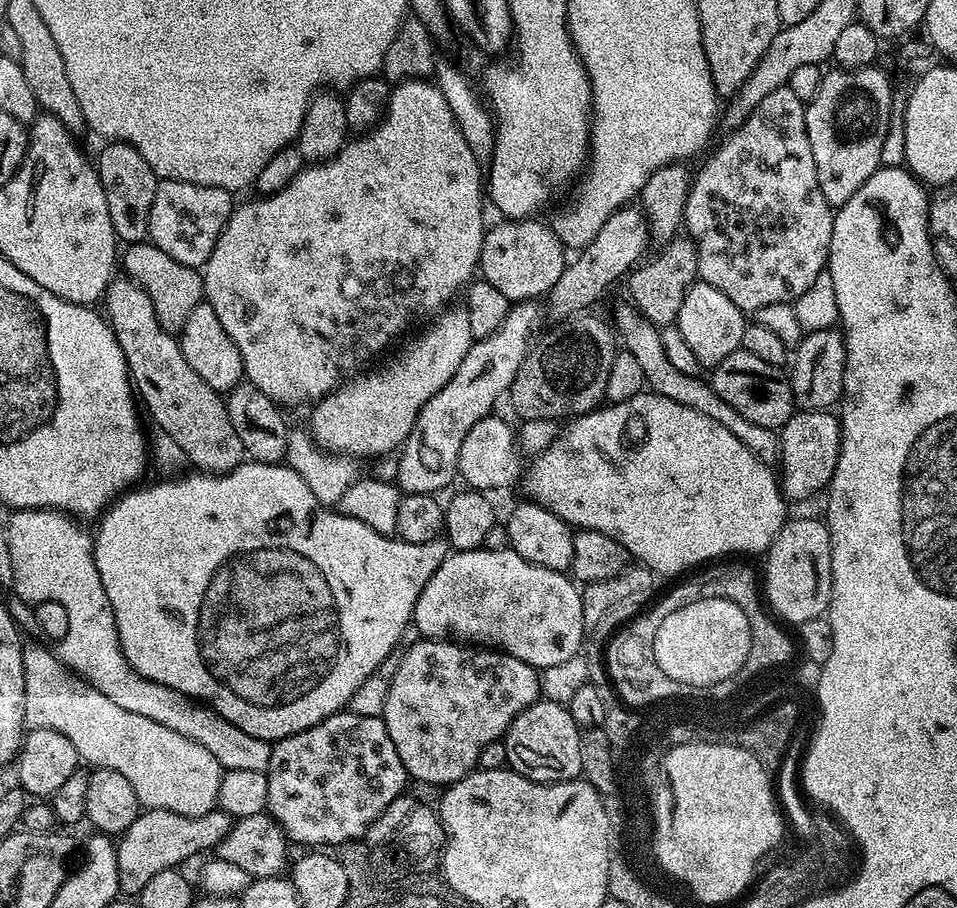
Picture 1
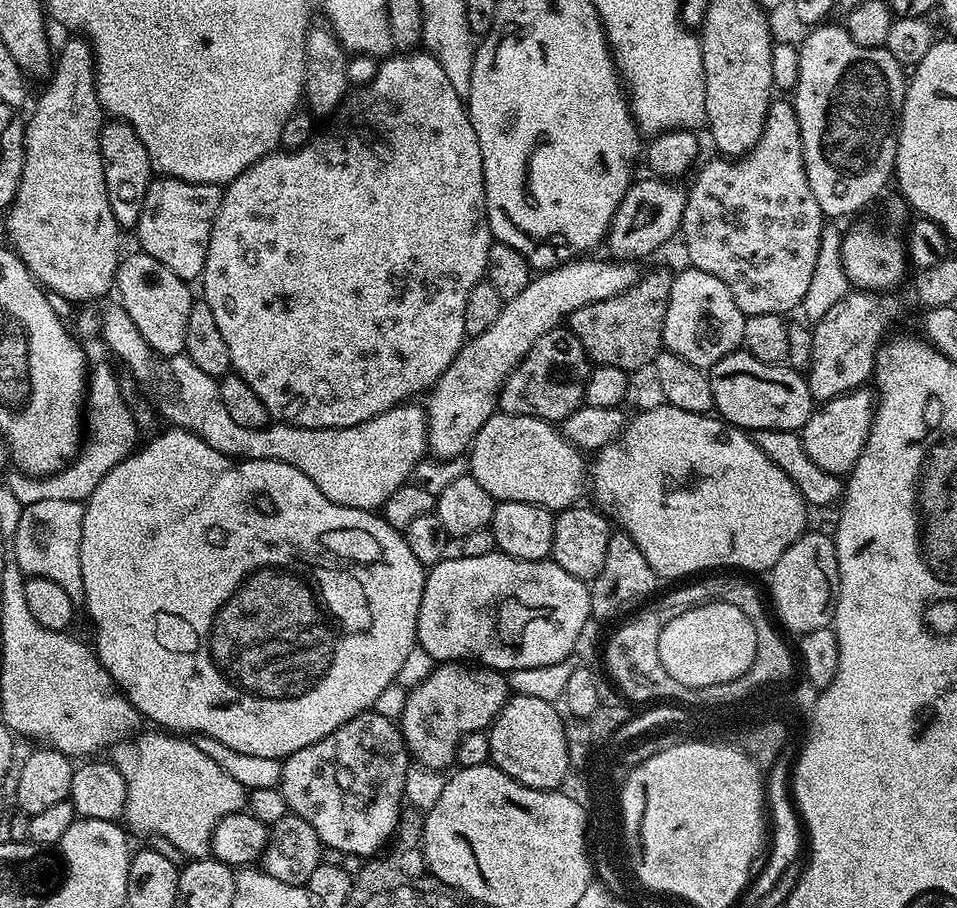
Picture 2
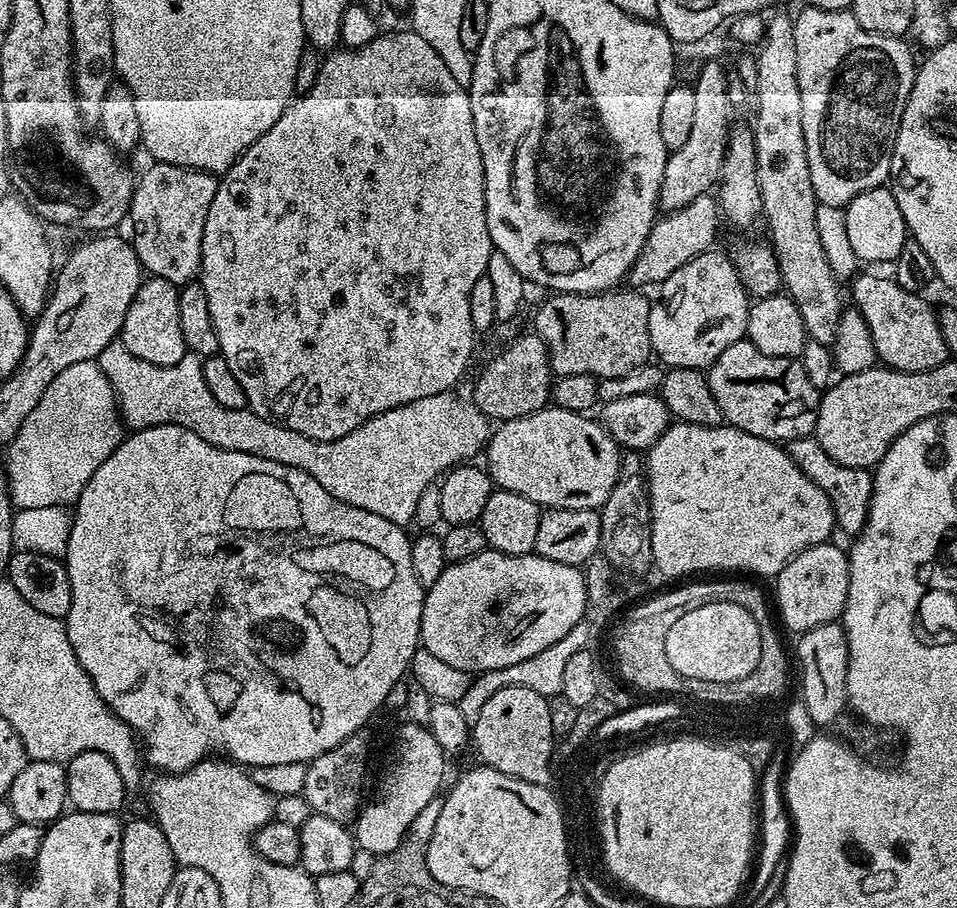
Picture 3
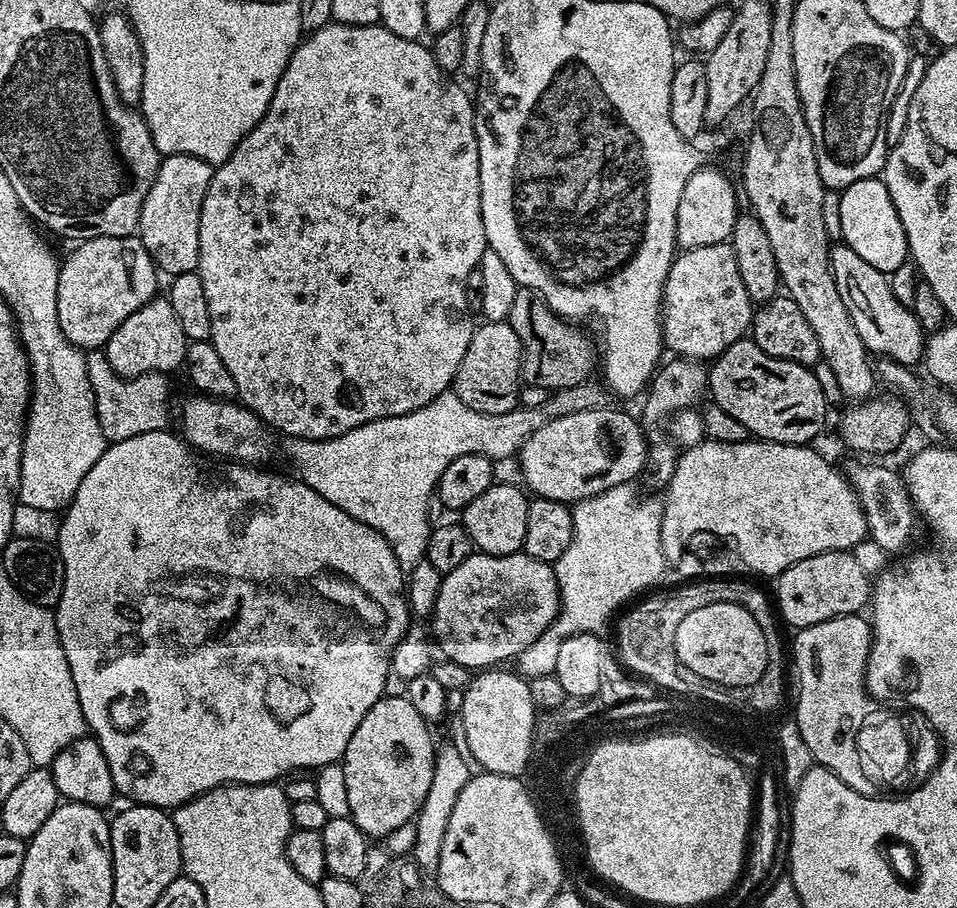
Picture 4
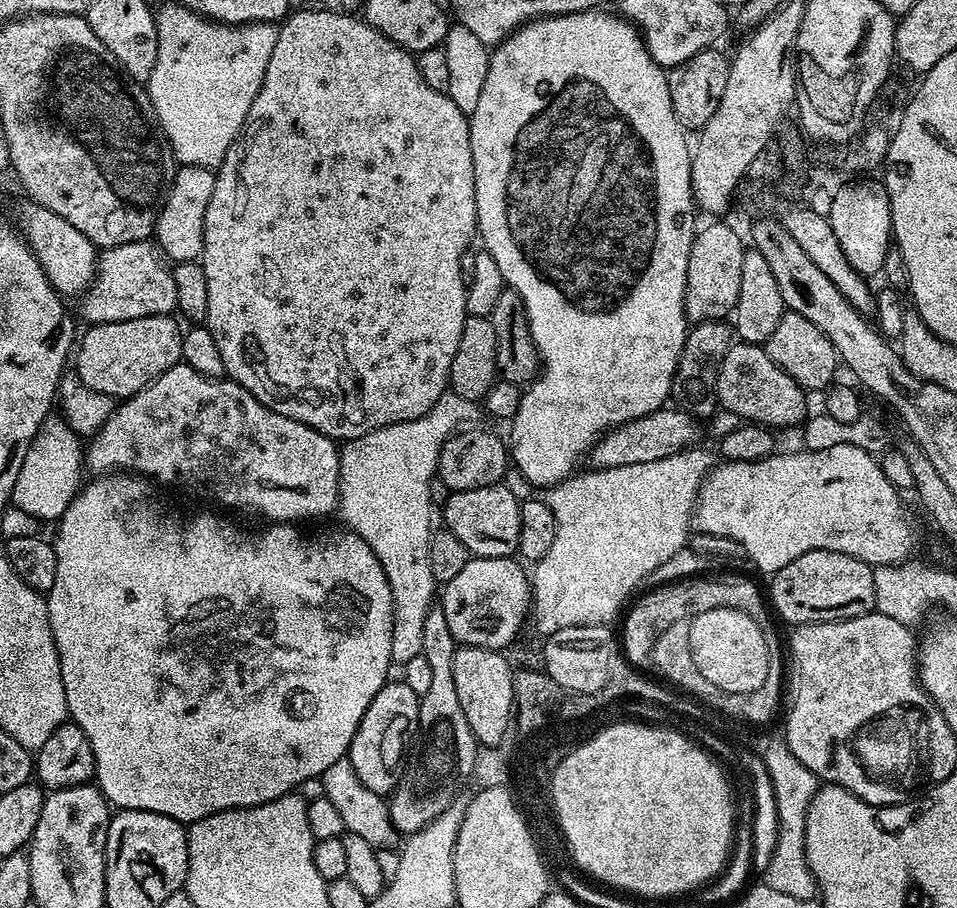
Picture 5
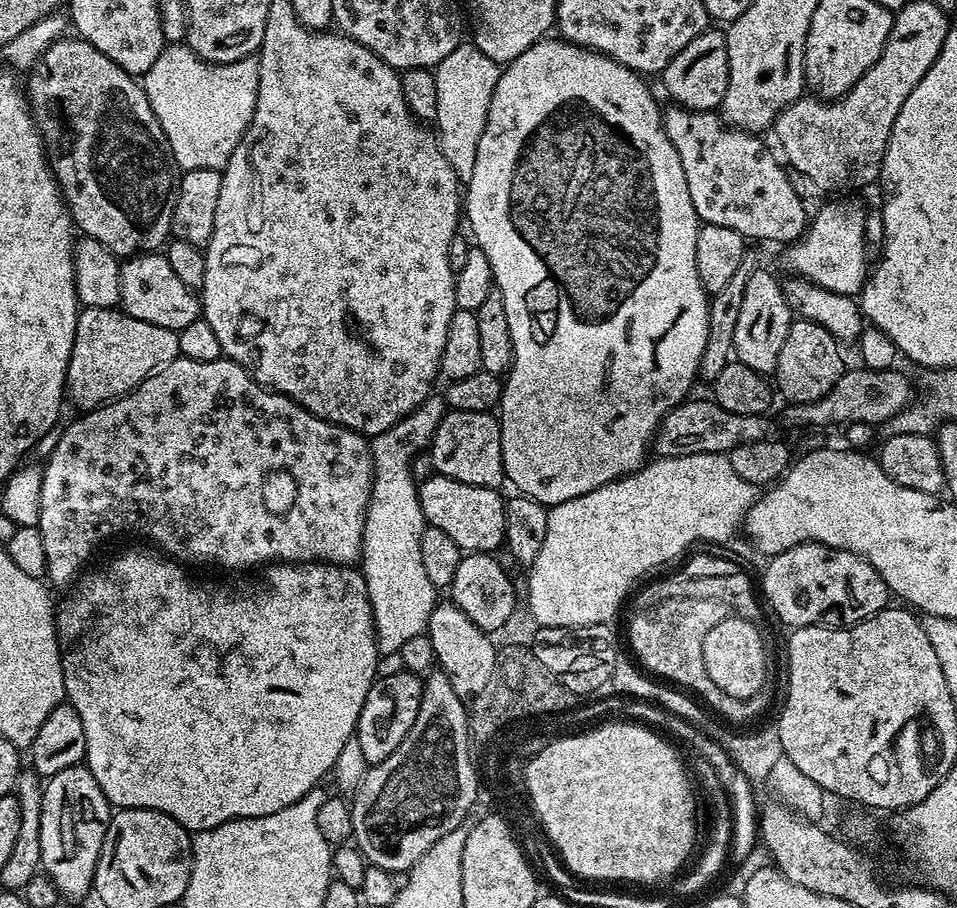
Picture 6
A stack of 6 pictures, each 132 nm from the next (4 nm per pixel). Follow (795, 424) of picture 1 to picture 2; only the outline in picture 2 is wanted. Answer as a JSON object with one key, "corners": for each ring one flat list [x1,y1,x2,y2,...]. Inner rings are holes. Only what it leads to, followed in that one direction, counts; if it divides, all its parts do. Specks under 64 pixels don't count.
{"corners":[[867,387,855,388,854,391,842,394,838,398,823,401,802,429,806,454,810,454,810,459,830,474,843,477,851,472,866,446,873,411,874,396]]}

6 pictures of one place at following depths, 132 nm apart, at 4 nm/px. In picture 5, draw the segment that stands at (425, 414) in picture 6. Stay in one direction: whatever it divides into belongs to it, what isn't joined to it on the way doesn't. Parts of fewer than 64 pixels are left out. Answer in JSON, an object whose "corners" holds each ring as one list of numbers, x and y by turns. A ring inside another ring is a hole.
{"corners":[[446,390,422,418,370,430,370,434,362,434,349,440,340,448,338,516,348,523,345,525,351,531,359,534,362,542,370,546,370,550,374,550,374,558,378,558,378,562,382,562,382,570,386,570,386,582,390,582,392,595,393,661,409,660,420,652,422,625,426,623,426,614,432,609,438,592,434,574,430,574,430,538,434,531,434,505,430,500,430,482,438,476,436,467,442,446,453,432,475,421,472,419,476,416,476,408,478,412,477,401,467,400,456,392]]}

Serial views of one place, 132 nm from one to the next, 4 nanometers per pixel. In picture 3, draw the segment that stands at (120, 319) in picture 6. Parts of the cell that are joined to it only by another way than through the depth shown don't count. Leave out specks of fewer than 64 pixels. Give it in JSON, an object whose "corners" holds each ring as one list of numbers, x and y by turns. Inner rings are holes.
{"corners":[[149,275,141,283,130,302,130,310,126,310,126,318,118,337,126,346,126,350,134,354,134,358,154,362,154,366,174,366,186,355,182,326,178,319,179,293,180,288,166,282,166,278]]}

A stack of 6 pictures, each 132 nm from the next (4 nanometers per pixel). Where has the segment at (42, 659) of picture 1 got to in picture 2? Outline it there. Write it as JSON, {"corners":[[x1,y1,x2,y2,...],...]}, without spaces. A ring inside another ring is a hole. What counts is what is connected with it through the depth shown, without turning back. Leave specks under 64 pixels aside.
{"corners":[[164,730,151,731,141,731,135,738,121,740,110,749,111,763,116,765,126,782,123,823,133,833,136,831,161,835,167,841,174,842,185,858,195,857,196,840,208,842,216,824,224,815,241,811,245,807,246,789,234,782,234,778,230,778,230,774,226,774,226,770,222,770,222,766,218,766,214,758,206,758,206,754,202,754,202,750,198,750,198,746,191,739,181,738]]}

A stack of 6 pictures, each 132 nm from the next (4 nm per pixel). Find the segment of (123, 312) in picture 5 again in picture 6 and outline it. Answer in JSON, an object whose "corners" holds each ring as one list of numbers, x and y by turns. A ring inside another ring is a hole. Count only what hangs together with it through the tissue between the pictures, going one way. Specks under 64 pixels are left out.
{"corners":[[154,252,130,256,121,263,120,304,129,316,142,318,142,322,154,322,154,326,166,326,175,333,202,316,201,297,178,279,167,255]]}

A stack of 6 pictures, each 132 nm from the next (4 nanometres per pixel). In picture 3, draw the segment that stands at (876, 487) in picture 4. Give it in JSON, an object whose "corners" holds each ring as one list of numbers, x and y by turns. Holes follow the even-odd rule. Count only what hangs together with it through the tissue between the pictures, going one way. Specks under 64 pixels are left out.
{"corners":[[815,435,803,436,797,440,787,441,786,451,788,456,818,486,823,490,836,514,836,527,846,530,853,538,864,530,864,524,868,521,868,511,872,505,872,478,873,473,867,468,855,468,854,466,842,466,842,462,834,462,826,450,816,441]]}

